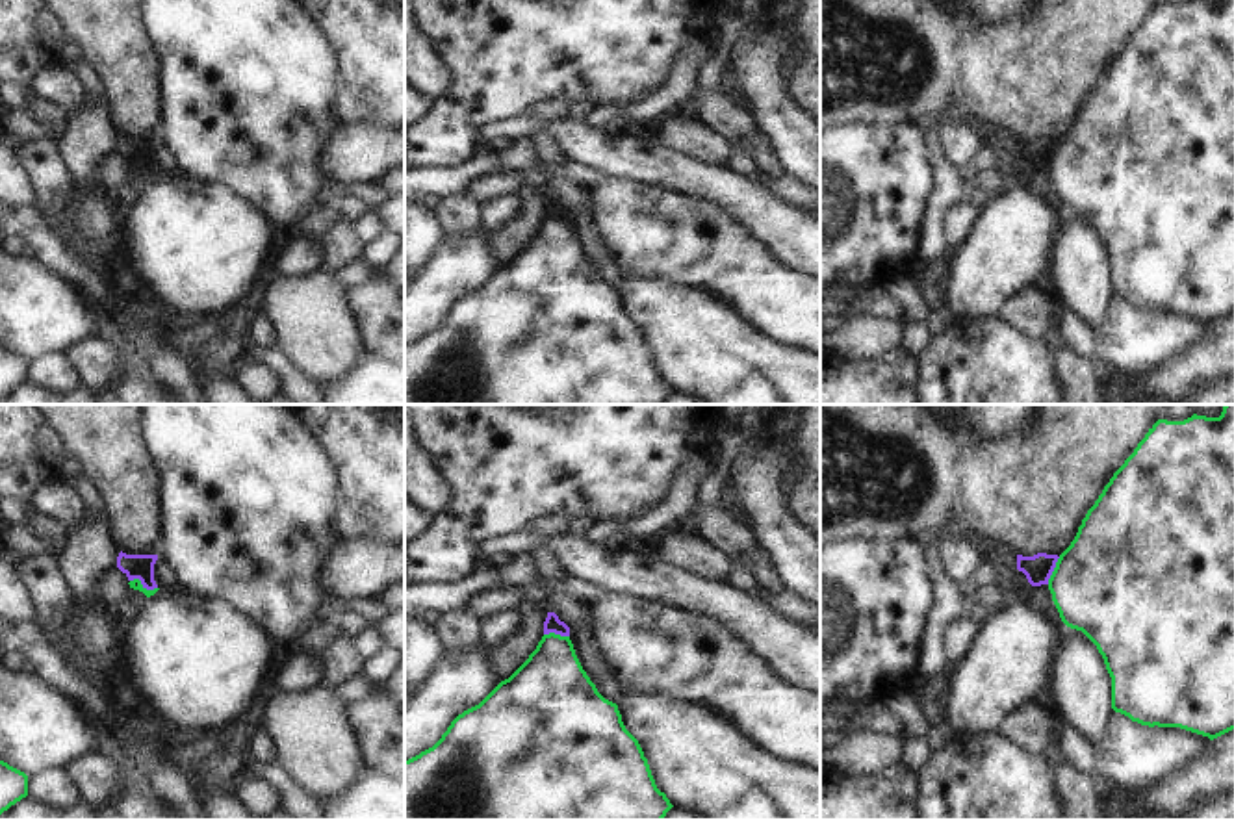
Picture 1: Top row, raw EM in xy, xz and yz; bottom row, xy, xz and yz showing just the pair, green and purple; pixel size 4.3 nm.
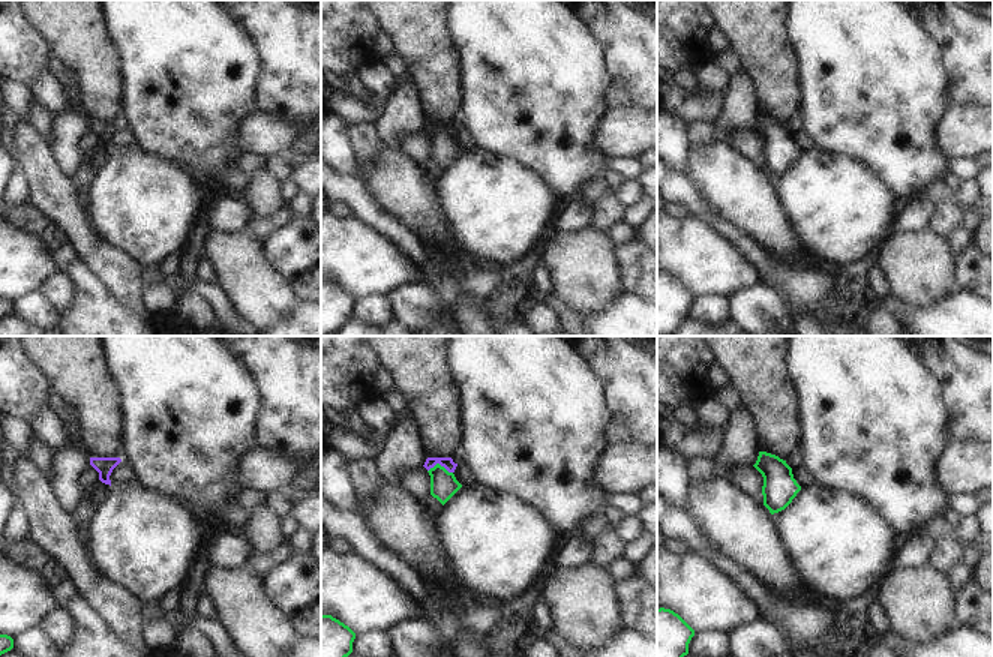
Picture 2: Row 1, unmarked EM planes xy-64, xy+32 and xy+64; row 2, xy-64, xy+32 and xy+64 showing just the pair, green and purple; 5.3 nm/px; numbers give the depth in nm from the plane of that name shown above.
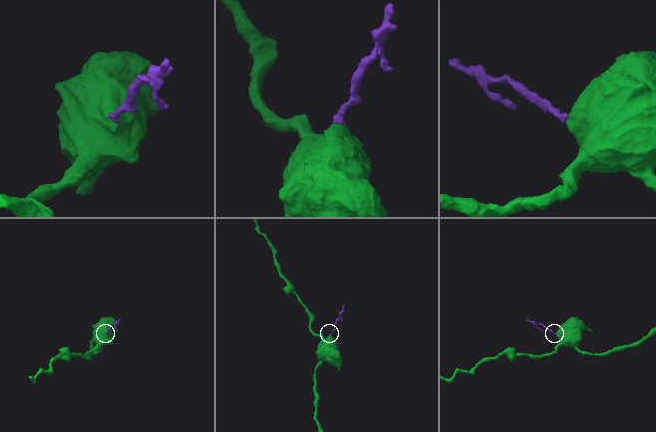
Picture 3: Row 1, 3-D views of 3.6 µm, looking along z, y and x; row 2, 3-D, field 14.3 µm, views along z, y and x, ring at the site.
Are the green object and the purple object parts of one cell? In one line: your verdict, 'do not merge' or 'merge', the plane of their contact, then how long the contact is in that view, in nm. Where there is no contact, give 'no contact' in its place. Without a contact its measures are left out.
do not merge; meets green in xy; contact 130 nm long

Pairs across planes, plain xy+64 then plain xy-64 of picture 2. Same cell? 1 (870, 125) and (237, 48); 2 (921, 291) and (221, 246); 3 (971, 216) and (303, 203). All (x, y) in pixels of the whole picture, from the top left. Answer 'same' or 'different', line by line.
1: same
2: same
3: same

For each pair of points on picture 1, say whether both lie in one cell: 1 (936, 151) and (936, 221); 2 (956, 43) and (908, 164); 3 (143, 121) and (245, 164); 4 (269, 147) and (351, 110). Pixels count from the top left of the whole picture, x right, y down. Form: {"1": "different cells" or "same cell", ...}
{"1": "same cell", "2": "different cells", "3": "different cells", "4": "different cells"}

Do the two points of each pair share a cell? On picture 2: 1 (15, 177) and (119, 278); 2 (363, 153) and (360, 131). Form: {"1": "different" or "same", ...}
{"1": "different", "2": "same"}

